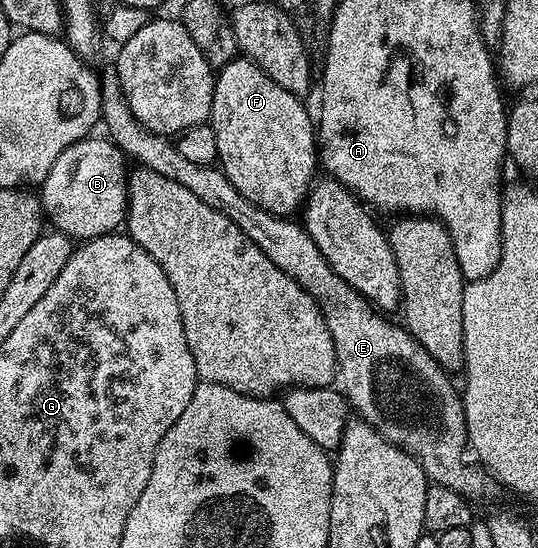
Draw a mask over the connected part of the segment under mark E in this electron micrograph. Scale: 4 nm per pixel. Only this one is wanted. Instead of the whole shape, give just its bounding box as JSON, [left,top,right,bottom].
[100,68,497,500]

